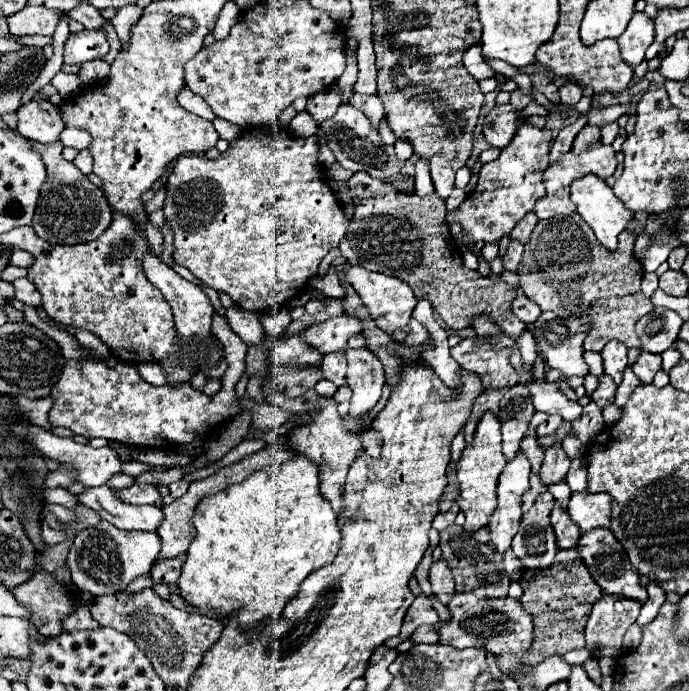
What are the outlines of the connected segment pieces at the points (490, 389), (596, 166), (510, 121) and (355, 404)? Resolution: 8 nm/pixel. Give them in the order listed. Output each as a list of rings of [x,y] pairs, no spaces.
[[[474,336],[474,338],[466,338],[462,340],[458,346],[450,348],[450,356],[464,368],[464,370],[470,370],[474,374],[478,374],[478,378],[482,380],[482,386],[484,390],[478,394],[478,398],[474,400],[472,404],[472,414],[470,418],[466,420],[466,426],[464,426],[464,436],[466,436],[466,442],[472,440],[474,436],[474,428],[480,420],[480,416],[484,412],[498,412],[498,400],[504,396],[504,392],[514,386],[518,382],[518,374],[514,370],[514,366],[510,364],[510,356],[512,356],[512,350],[510,348],[496,348],[490,338],[486,336]]]
[[[600,144],[598,148],[594,150],[588,150],[588,152],[582,152],[582,154],[572,154],[568,152],[566,156],[560,156],[554,164],[550,164],[544,172],[544,188],[546,188],[546,196],[542,200],[538,200],[534,212],[540,220],[546,220],[546,218],[552,218],[552,216],[558,216],[558,214],[572,214],[576,208],[574,204],[570,202],[570,184],[574,182],[574,178],[578,176],[584,176],[584,174],[596,174],[598,178],[606,180],[614,174],[616,170],[616,156],[614,156],[614,148],[612,146],[604,146]]]
[[[506,104],[506,106],[496,106],[482,122],[482,132],[488,140],[490,146],[494,148],[504,148],[508,144],[518,128],[516,124],[516,110]]]
[[[346,348],[344,354],[348,360],[348,386],[352,390],[348,416],[360,420],[356,432],[364,432],[370,422],[362,418],[382,396],[384,366],[368,348]]]

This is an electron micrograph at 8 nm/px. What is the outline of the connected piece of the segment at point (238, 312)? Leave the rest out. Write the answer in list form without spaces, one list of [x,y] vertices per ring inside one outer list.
[[[230,306],[226,310],[226,320],[246,346],[260,346],[264,340],[264,328],[254,312],[242,310],[240,306]]]

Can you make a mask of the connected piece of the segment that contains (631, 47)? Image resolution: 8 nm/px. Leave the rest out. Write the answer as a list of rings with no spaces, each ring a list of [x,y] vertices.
[[[634,12],[626,30],[618,36],[622,60],[628,66],[638,66],[644,60],[646,48],[654,42],[654,22],[644,12]]]

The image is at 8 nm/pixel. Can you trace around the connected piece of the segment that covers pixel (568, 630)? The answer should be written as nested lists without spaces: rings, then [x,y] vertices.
[[[572,560],[566,564],[554,564],[548,570],[532,570],[528,574],[532,576],[518,580],[524,590],[520,604],[534,622],[534,640],[522,656],[524,664],[534,666],[548,656],[562,656],[574,648],[584,648],[584,626],[590,616],[590,608],[594,600],[602,596],[602,588],[590,580],[586,566],[580,560]]]

